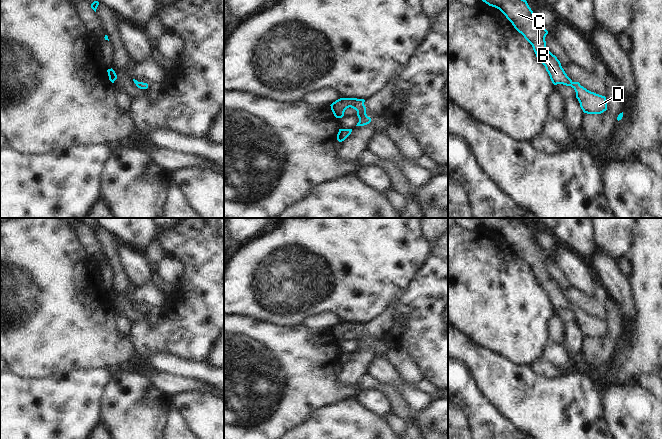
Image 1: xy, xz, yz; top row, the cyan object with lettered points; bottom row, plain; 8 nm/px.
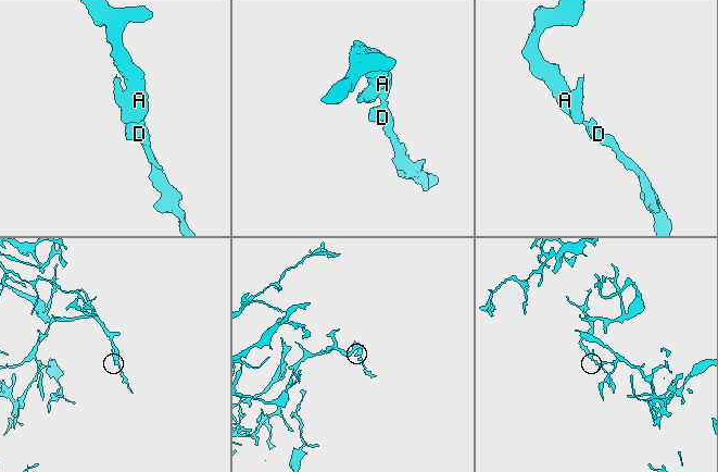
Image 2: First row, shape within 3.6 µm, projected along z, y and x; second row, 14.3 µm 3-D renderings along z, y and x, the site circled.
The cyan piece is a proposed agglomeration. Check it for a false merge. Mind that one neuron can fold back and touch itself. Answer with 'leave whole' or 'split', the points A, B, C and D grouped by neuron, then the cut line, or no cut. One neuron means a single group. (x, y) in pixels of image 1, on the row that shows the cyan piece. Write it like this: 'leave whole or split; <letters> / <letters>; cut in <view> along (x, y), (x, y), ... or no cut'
leave whole; A B C D; no cut

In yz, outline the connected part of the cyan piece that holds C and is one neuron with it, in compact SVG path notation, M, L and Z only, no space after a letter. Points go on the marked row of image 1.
M482 0L489 6L499 9L532 45L537 59L545 66L554 85L571 86L576 92L580 107L587 114L601 114L607 110L606 97L591 92L573 82L565 73L560 61L546 47L548 31L541 25L526 0Z

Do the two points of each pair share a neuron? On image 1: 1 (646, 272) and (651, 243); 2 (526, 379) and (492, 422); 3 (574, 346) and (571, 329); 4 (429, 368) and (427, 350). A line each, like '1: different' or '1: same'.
1: same
2: different
3: same
4: same

